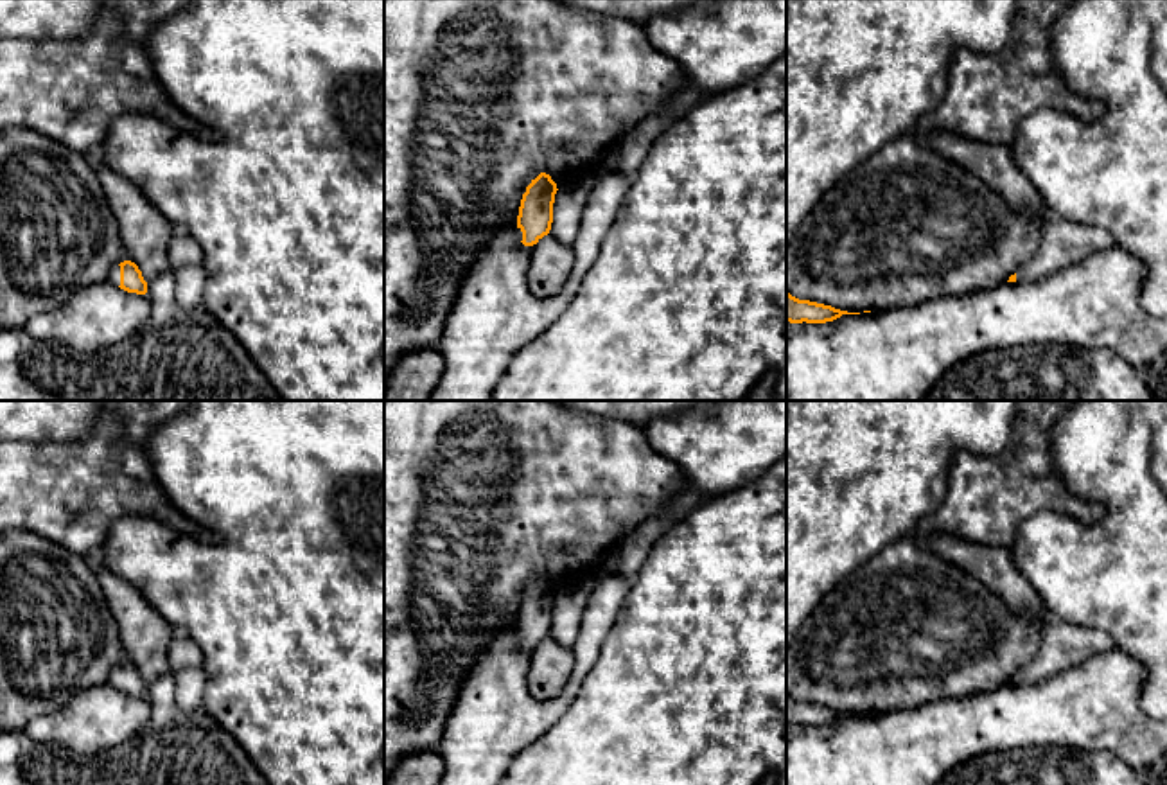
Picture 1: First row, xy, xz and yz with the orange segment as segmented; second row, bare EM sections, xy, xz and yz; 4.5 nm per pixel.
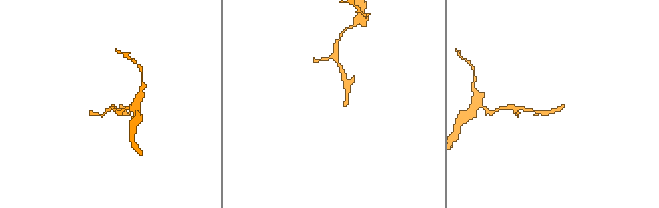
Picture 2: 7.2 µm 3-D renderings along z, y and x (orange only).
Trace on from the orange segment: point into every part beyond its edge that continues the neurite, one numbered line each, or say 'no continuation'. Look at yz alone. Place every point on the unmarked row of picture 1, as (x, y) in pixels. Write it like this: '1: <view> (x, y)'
1: yz (1063, 645)

